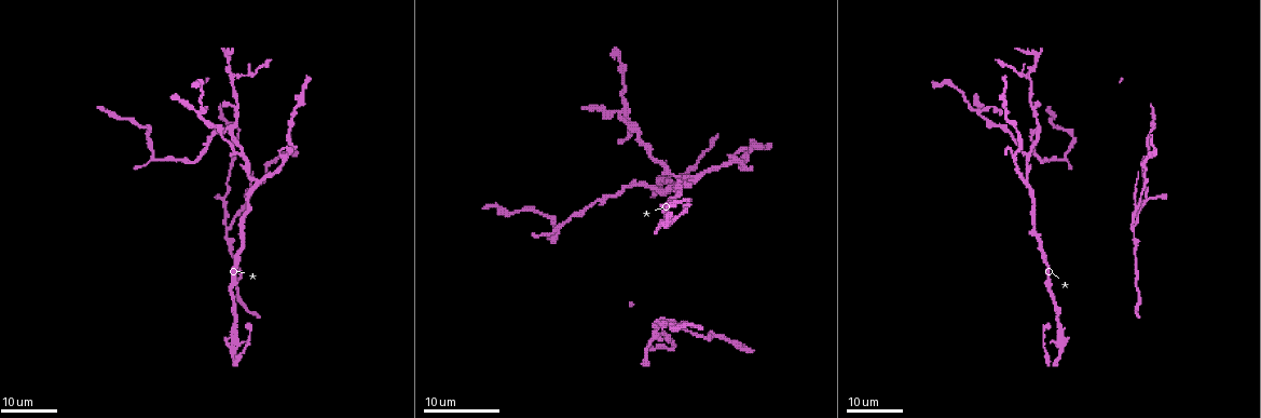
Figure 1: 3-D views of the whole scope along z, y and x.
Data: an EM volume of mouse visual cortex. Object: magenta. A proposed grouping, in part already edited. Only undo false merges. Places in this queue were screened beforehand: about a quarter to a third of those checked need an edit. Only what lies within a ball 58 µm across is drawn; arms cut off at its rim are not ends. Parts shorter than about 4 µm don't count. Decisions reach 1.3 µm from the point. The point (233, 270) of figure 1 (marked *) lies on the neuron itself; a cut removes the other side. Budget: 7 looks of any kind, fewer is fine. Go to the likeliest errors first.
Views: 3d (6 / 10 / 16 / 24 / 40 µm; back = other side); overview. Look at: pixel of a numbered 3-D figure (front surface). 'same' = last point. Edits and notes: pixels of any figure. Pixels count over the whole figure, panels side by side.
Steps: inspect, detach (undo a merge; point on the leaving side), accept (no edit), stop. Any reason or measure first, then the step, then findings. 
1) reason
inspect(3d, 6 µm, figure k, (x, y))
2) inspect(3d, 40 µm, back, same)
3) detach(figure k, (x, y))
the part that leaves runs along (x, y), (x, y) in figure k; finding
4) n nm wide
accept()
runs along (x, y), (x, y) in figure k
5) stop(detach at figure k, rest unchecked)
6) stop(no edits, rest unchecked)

inspect(3d, 16 µm, figure 1, (656, 191))

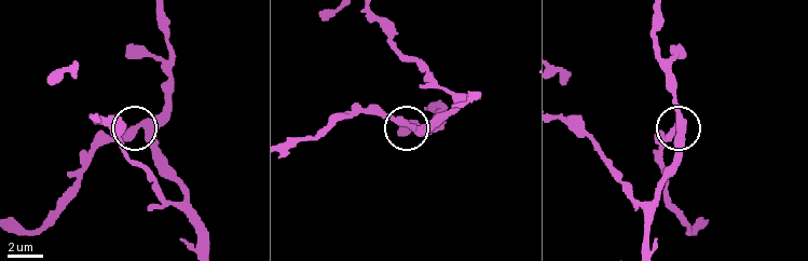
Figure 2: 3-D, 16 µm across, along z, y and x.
inspect(3d, 6 µm, figure 2, (674, 126))

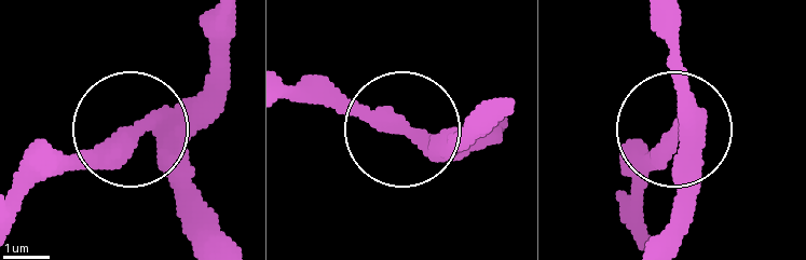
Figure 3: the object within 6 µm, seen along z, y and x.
inspect(3d, 6 µm, back, figure 3, (673, 131))

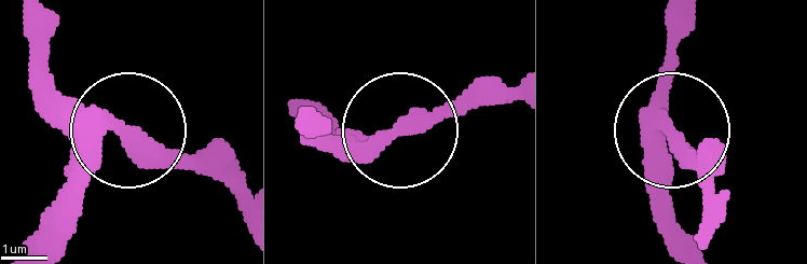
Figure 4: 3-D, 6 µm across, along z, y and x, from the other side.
side arm 22 µm
accept()
runs along (25, 239), (118, 136), (67, 100), (36, 58) in figure 4; all the same neuron

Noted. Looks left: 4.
three-way junction
inspect(3d, 16 µm, figure 1, (1139, 204))

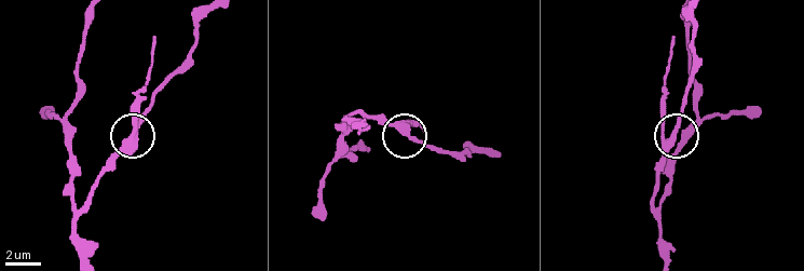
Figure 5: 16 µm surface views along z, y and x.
zoom in
inspect(3d, 10 µm, figure 5, (669, 139))

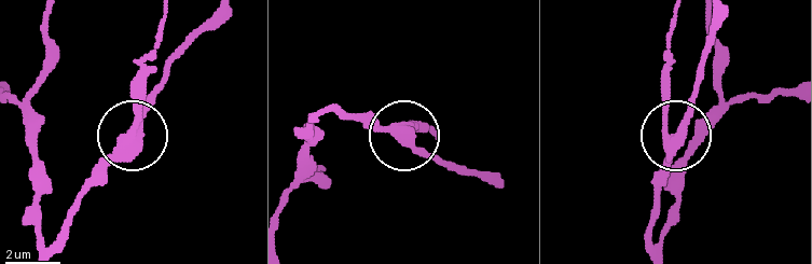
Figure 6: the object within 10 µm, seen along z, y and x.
accept()
runs along (45, 253), (94, 170), (134, 128), (136, 61) in figure 6; all the same neuron

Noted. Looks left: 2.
four-way junction
inspect(3d, 16 µm, figure 1, (201, 113))

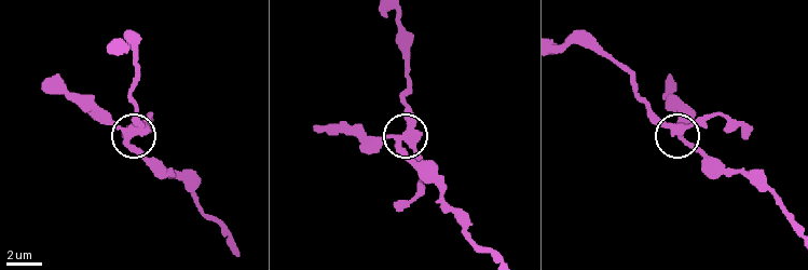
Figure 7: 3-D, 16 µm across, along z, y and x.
inspect(3d, 10 µm, figure 7, (402, 136))

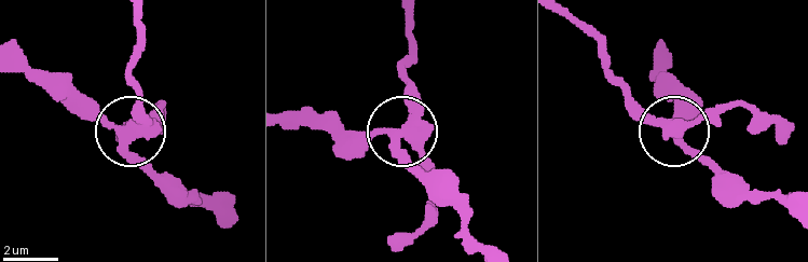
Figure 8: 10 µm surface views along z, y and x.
side arm 6 µm; 4 arms
accept()
one neuron here

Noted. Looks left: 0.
stop(no edits, rest unchecked)

